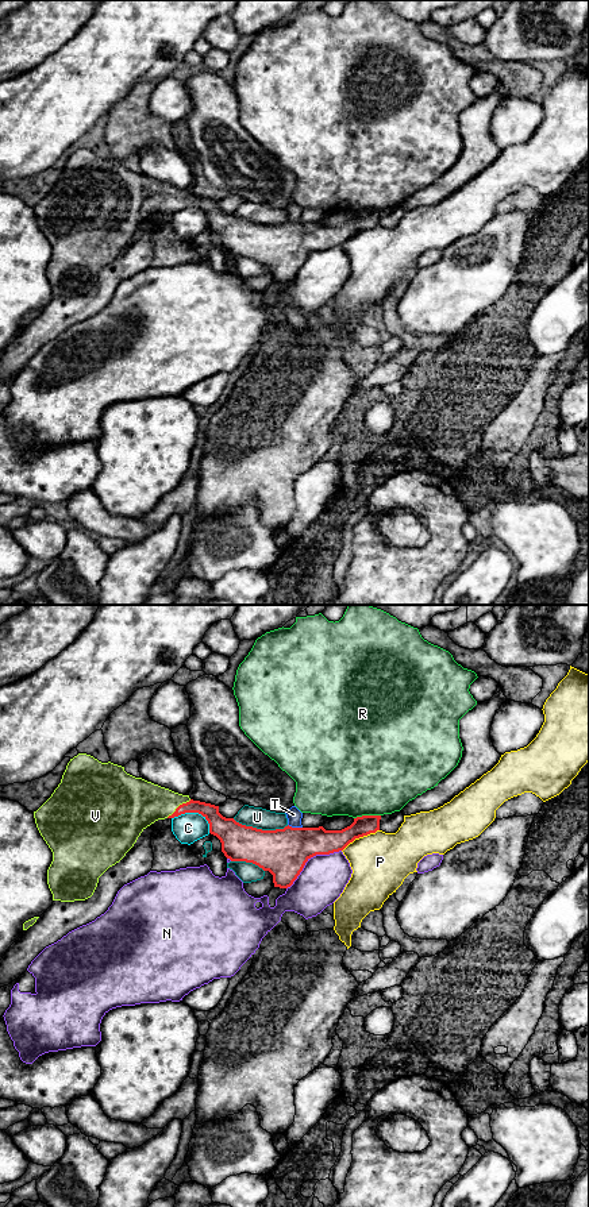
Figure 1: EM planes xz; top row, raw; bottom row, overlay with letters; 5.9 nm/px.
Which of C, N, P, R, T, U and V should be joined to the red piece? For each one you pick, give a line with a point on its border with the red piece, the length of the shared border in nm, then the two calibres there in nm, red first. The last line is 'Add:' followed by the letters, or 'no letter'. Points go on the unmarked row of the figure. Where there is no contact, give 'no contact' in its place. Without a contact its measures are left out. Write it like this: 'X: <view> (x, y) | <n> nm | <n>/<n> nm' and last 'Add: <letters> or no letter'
V: xz (178, 201) | 190 nm | 100/300 nm
Add: V

